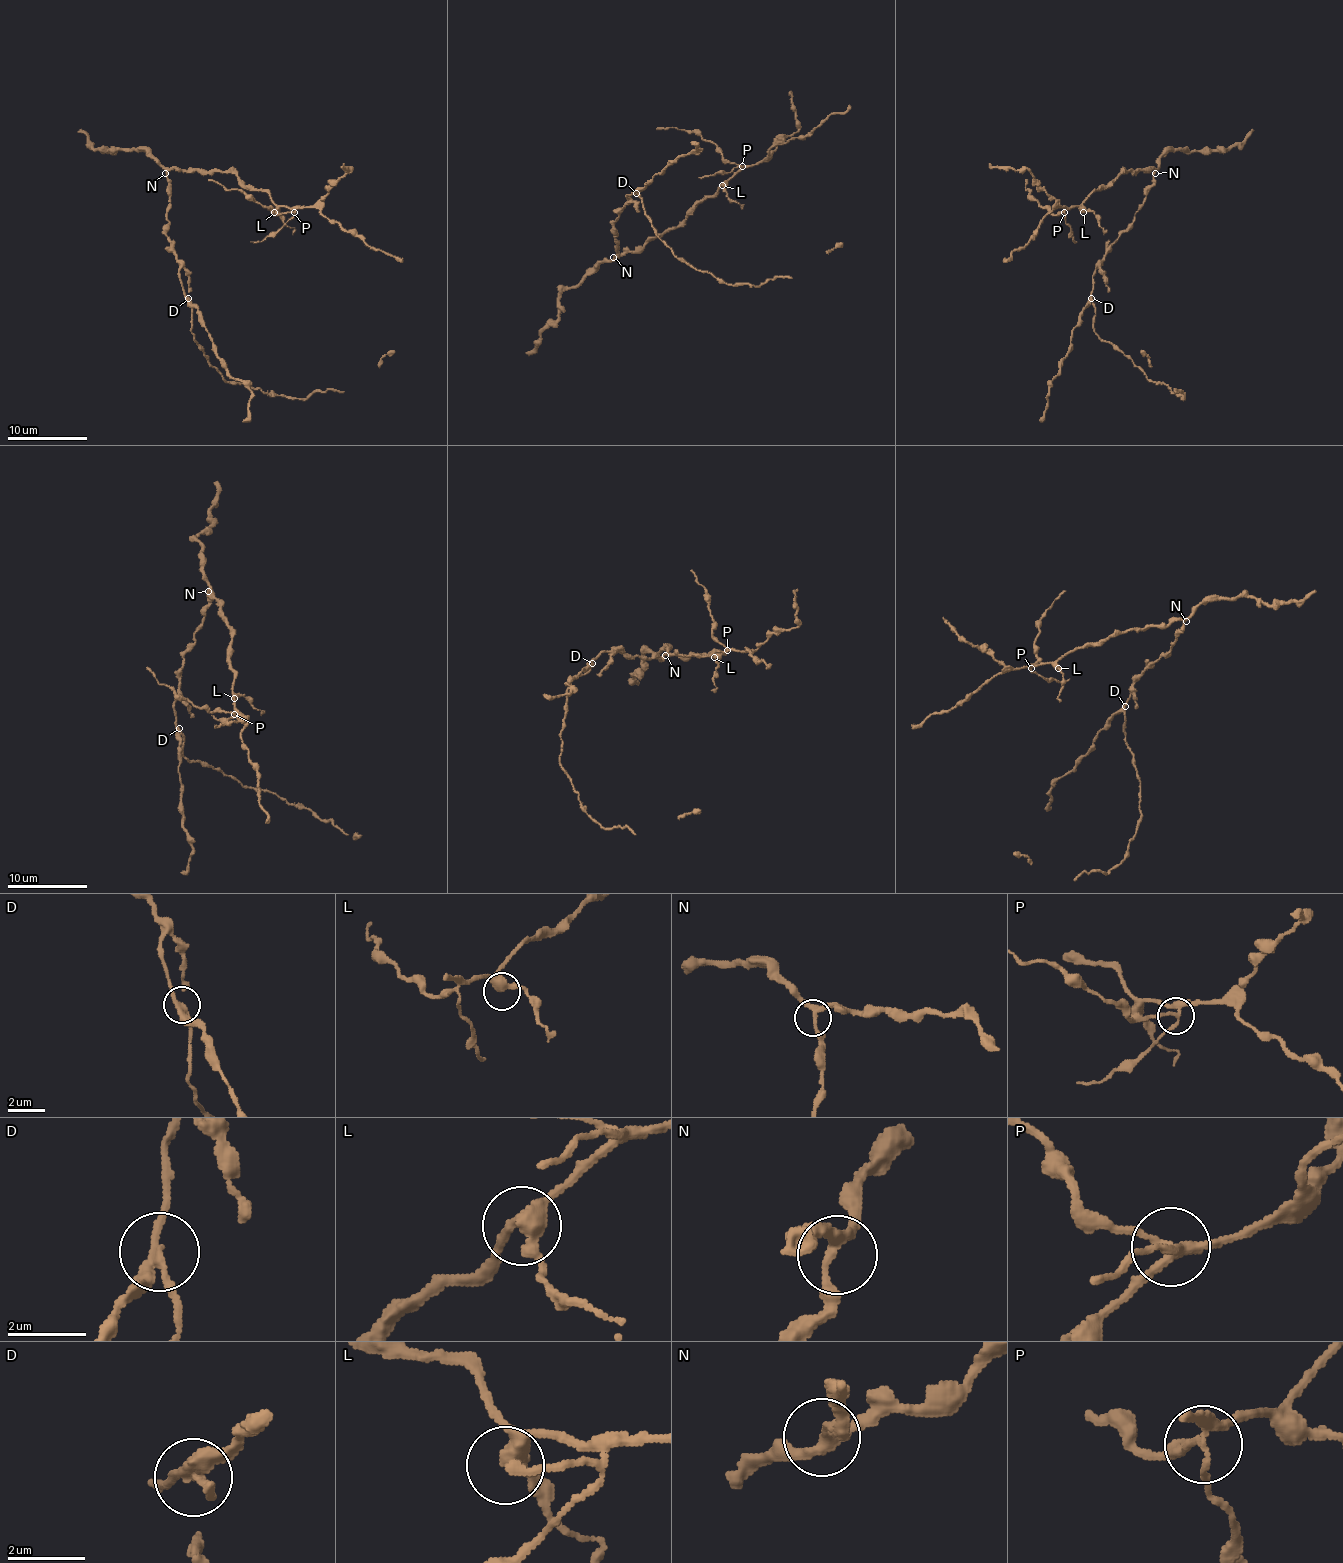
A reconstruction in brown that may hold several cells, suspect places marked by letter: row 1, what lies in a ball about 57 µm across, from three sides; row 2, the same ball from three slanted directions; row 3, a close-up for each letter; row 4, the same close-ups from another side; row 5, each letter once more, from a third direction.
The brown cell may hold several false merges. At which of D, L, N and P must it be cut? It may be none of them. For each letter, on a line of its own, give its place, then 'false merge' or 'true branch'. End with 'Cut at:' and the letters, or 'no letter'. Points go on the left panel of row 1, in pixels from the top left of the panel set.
D: (188, 298) | false merge
L: (274, 212) | true branch
N: (165, 173) | true branch
P: (294, 212) | false merge
Cut at: D, P

